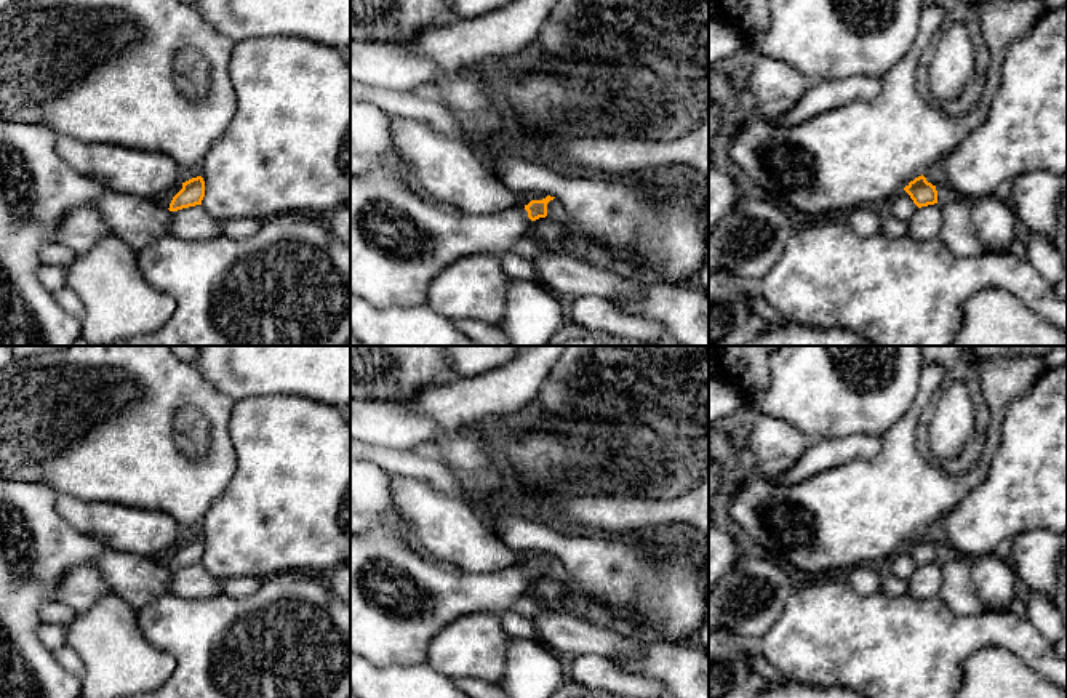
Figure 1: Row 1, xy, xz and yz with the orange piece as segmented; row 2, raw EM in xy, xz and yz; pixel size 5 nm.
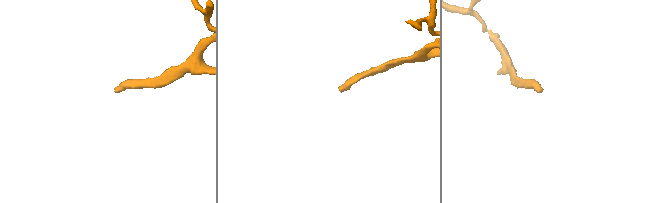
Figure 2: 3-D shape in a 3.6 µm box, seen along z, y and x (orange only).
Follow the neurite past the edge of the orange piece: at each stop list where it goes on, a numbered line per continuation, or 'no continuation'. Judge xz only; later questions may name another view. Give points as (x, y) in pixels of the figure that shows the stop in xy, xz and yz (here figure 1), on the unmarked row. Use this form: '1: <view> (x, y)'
1: xz (399, 601)

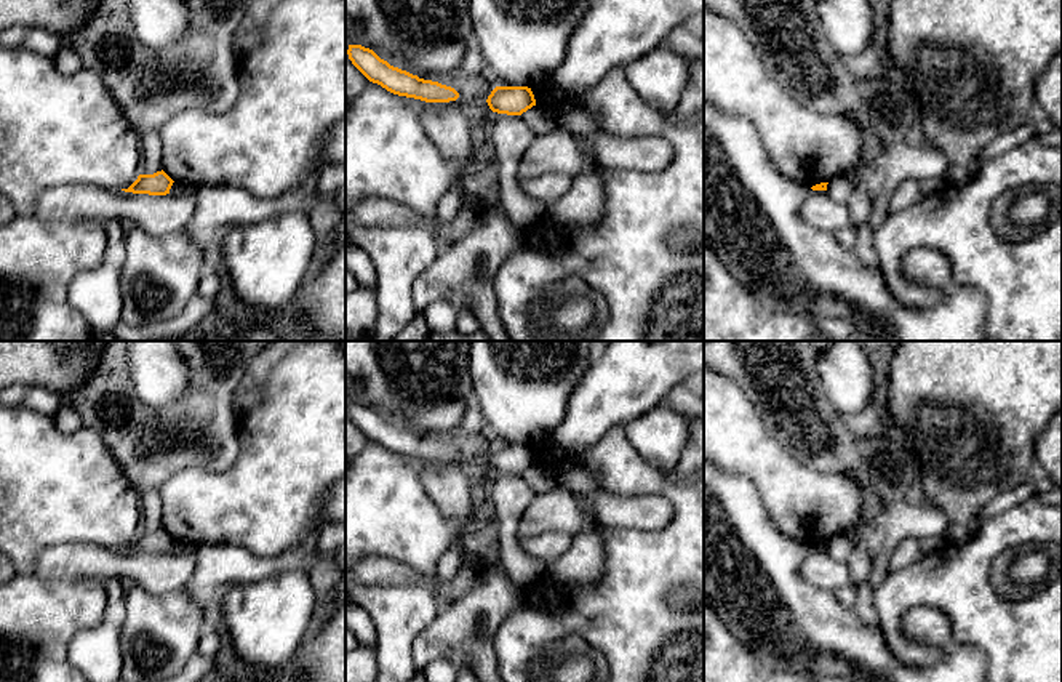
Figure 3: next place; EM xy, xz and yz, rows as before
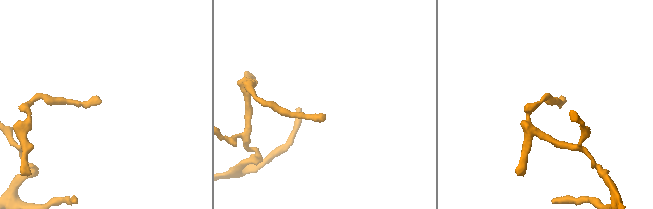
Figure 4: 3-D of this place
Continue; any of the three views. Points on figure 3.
no continuation

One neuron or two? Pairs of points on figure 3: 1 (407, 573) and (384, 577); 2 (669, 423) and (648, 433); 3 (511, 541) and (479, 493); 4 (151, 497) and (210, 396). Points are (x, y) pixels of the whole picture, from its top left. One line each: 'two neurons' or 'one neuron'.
1: one neuron
2: one neuron
3: two neurons
4: two neurons

